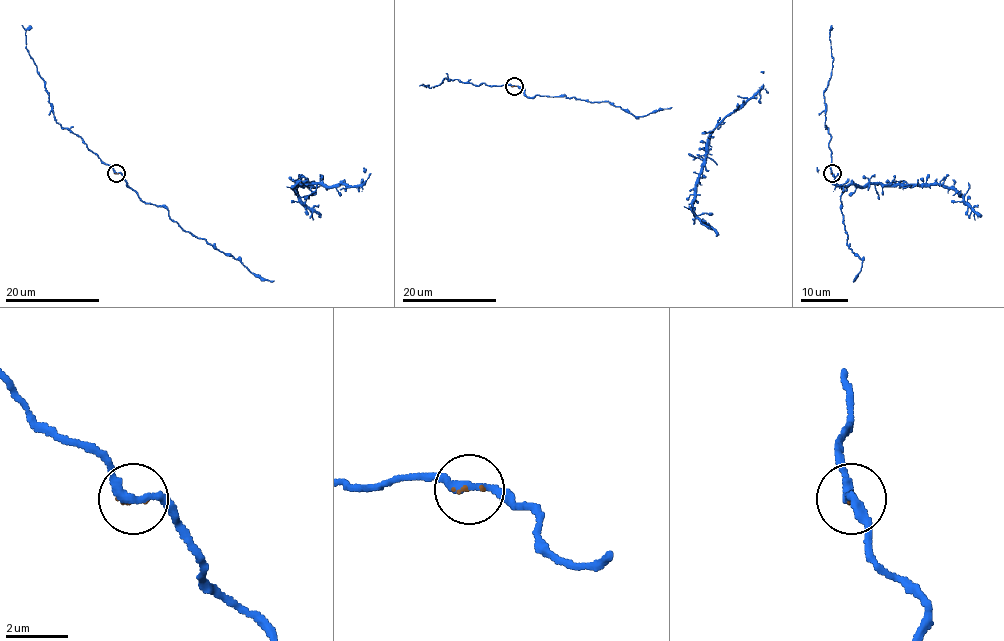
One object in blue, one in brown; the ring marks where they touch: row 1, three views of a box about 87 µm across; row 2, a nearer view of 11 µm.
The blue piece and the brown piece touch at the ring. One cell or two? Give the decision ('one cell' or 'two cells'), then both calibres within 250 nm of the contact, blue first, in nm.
one cell; calibres 280 and 70 nm

